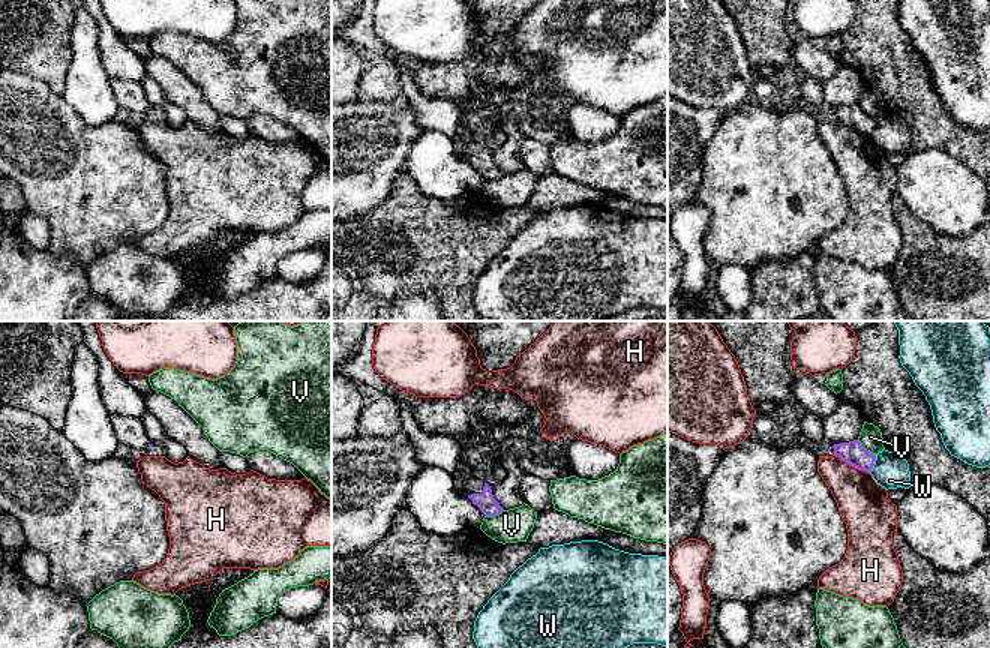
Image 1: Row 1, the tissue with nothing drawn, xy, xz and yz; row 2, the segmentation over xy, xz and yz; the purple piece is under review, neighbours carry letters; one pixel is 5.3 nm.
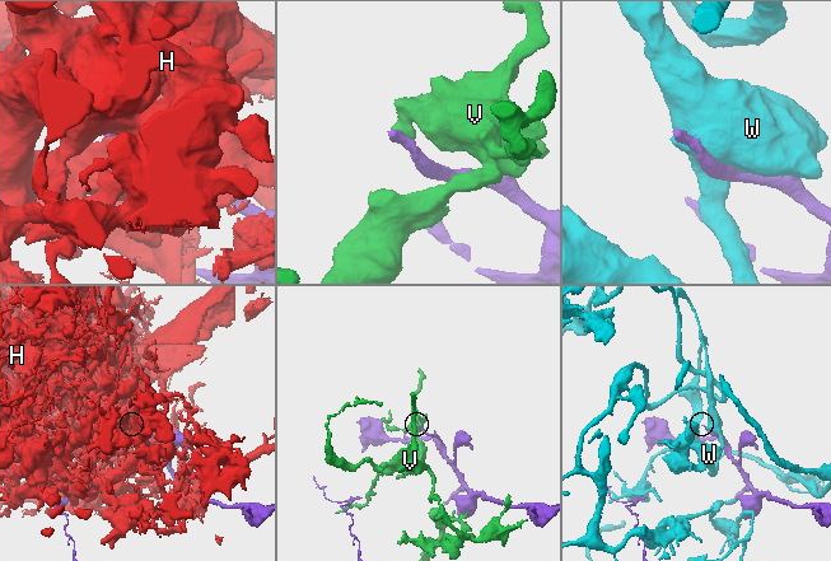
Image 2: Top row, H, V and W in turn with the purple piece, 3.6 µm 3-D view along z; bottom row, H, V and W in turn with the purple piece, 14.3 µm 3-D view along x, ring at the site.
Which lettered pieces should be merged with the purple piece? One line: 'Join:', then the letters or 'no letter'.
Join: no letter

